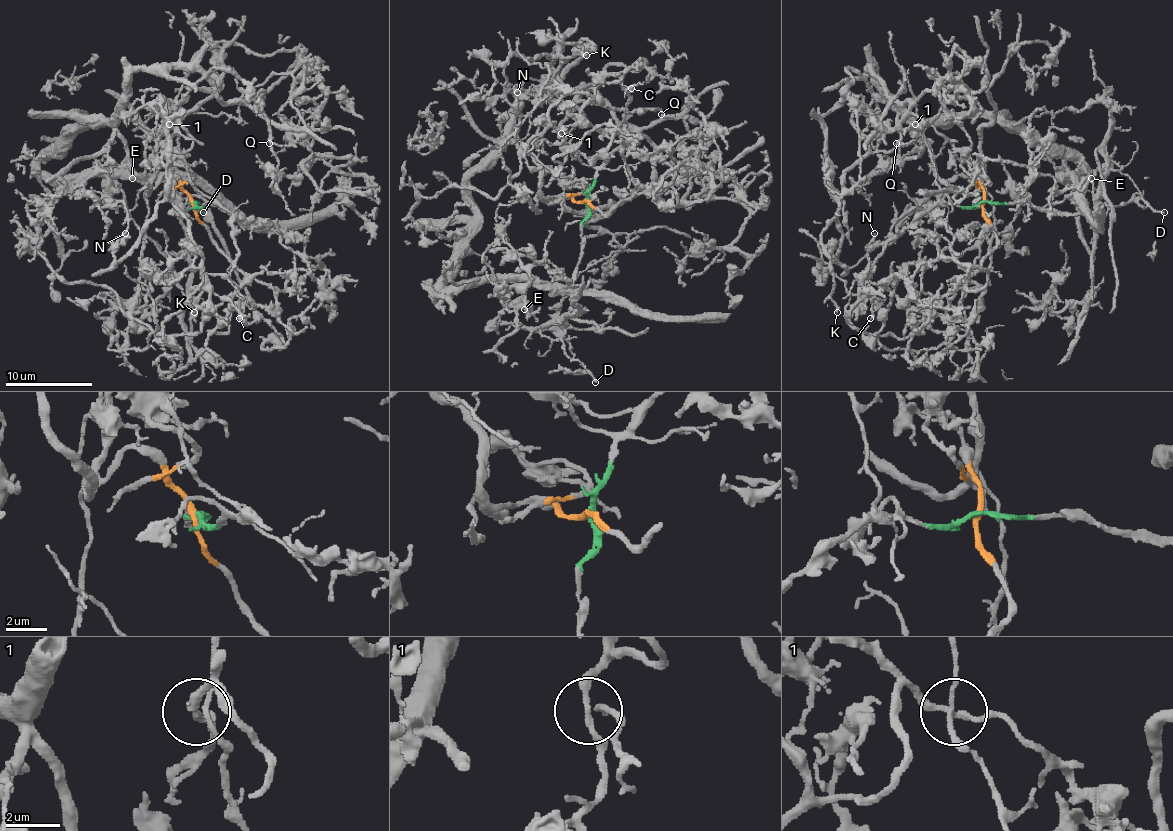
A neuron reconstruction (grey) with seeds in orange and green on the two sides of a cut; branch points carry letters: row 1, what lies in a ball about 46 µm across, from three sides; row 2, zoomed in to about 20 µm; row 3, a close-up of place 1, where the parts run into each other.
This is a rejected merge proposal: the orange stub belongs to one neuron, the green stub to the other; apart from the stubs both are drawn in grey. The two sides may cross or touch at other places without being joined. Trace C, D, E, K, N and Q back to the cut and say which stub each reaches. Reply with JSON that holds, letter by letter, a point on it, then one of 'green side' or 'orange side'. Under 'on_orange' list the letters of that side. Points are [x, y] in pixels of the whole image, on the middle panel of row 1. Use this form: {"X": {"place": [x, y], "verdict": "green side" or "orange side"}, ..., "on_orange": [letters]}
{"C": {"place": [631, 88], "verdict": "green side"}, "D": {"place": [595, 382], "verdict": "green side"}, "E": {"place": [524, 309], "verdict": "orange side"}, "K": {"place": [586, 55], "verdict": "orange side"}, "N": {"place": [517, 92], "verdict": "orange side"}, "Q": {"place": [661, 114], "verdict": "orange side"}, "on_orange": ["E", "K", "N", "Q"]}

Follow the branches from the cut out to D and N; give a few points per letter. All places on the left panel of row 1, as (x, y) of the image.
D: (193, 201), (180, 212), (169, 180), (171, 169), (173, 186), (197, 210), (204, 212)
N: (193, 201), (193, 173), (162, 147), (175, 115), (193, 145), (162, 156), (173, 193), (113, 266), (126, 234)

